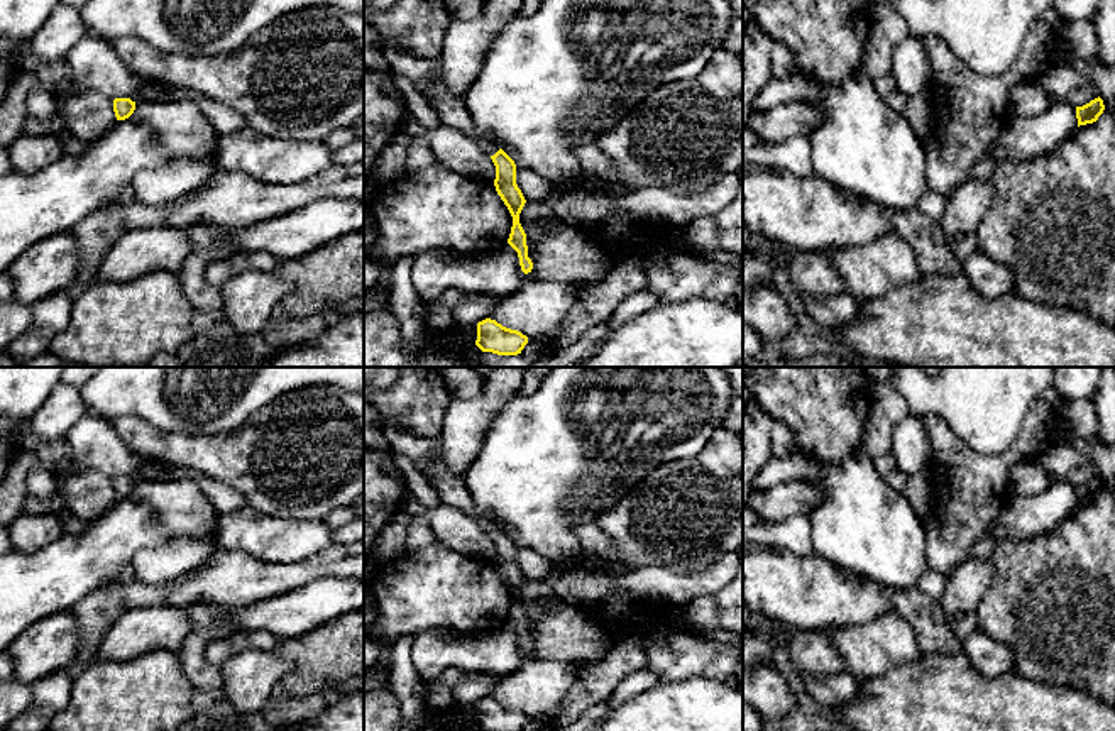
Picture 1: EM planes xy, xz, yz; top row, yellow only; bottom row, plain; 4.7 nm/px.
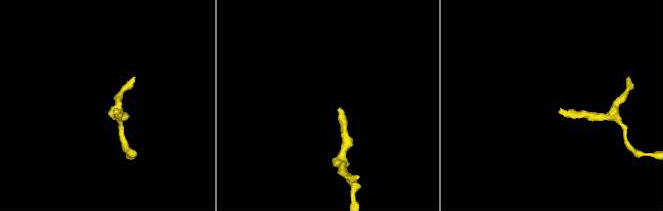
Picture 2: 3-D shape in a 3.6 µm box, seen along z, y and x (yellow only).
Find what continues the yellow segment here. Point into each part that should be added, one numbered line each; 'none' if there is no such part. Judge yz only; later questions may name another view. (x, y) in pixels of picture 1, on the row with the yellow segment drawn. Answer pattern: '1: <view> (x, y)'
none

